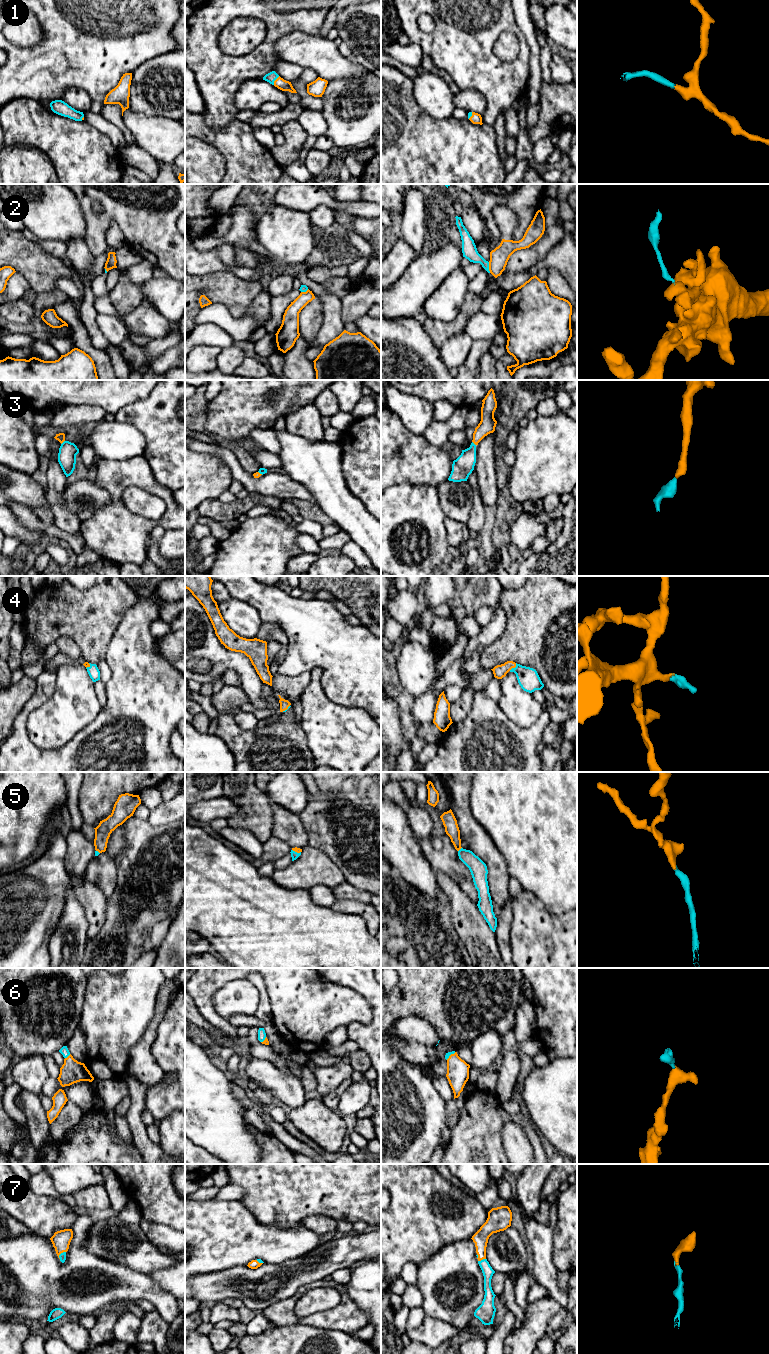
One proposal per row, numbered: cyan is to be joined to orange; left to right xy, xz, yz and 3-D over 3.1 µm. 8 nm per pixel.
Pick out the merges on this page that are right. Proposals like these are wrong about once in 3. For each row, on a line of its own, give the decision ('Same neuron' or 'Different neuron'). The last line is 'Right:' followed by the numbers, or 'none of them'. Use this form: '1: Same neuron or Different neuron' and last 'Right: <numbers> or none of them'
1: Same neuron
2: Different neuron
3: Same neuron
4: Same neuron
5: Same neuron
6: Same neuron
7: Same neuron
Right: 1, 3, 4, 5, 6, 7

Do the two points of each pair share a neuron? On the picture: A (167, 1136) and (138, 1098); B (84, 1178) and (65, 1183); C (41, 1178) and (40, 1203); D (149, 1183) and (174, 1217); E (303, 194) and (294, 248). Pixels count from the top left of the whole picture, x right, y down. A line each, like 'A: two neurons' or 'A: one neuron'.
A: two neurons
B: one neuron
C: two neurons
D: one neuron
E: two neurons

